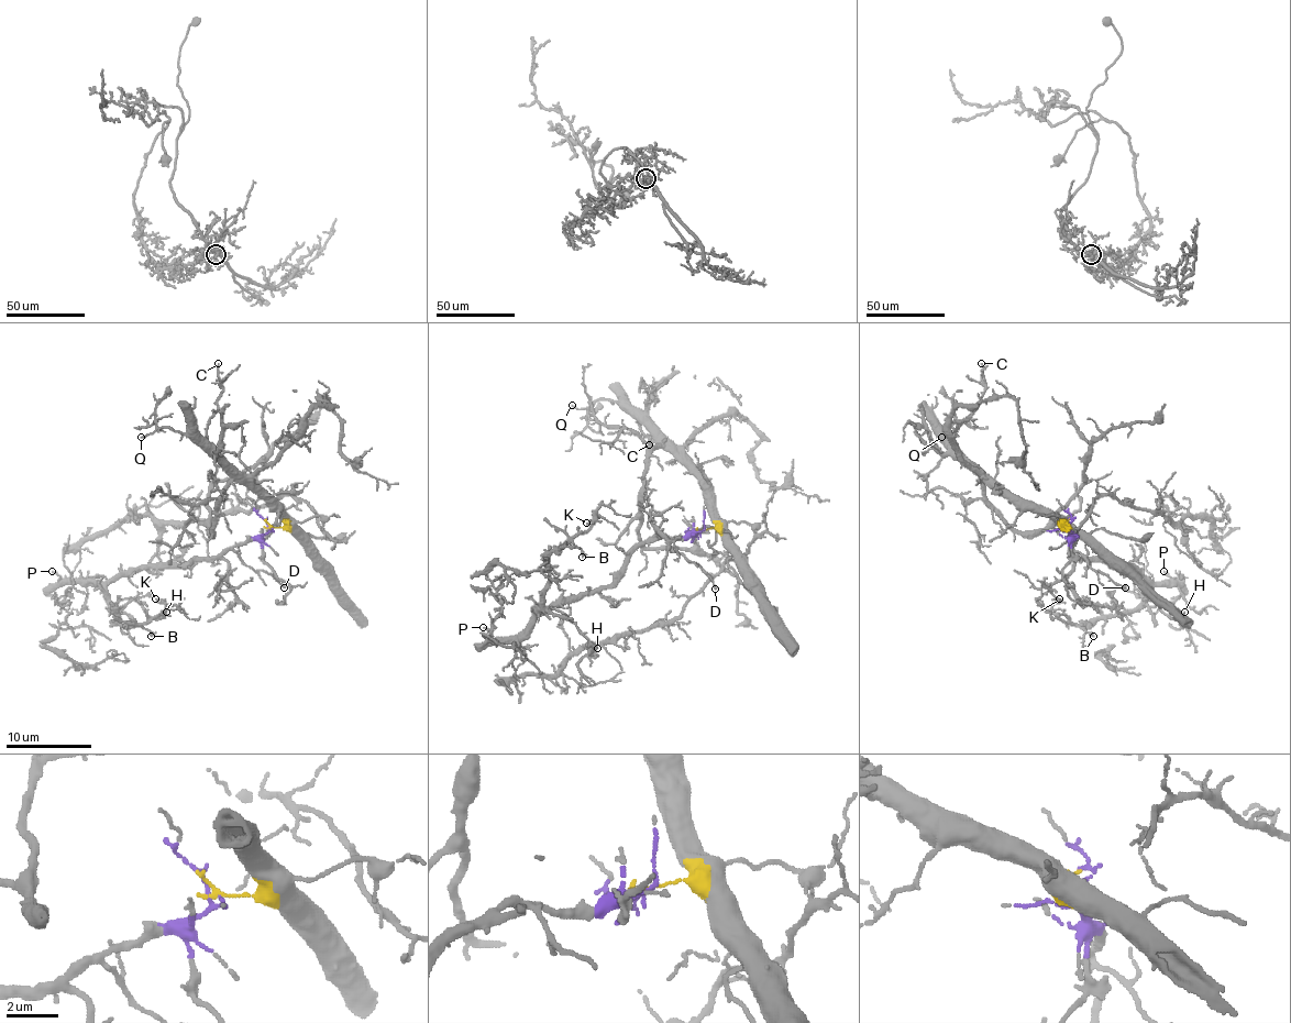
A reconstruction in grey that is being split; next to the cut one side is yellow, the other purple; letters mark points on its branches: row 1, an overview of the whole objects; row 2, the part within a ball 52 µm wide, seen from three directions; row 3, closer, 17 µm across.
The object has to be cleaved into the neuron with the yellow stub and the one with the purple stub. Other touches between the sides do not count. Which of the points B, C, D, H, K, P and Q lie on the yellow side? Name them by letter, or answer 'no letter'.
C, Q

